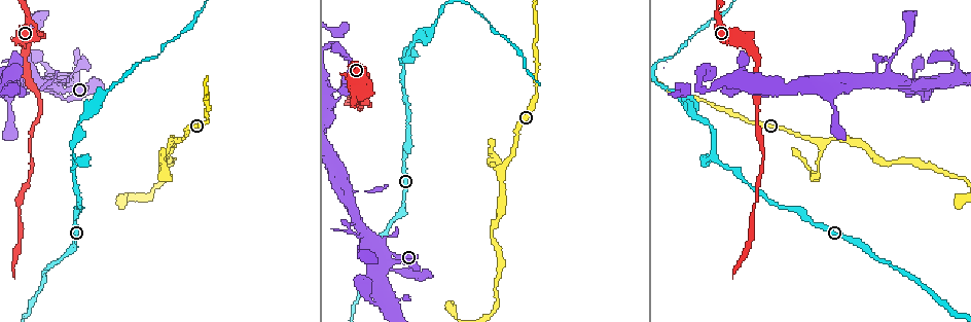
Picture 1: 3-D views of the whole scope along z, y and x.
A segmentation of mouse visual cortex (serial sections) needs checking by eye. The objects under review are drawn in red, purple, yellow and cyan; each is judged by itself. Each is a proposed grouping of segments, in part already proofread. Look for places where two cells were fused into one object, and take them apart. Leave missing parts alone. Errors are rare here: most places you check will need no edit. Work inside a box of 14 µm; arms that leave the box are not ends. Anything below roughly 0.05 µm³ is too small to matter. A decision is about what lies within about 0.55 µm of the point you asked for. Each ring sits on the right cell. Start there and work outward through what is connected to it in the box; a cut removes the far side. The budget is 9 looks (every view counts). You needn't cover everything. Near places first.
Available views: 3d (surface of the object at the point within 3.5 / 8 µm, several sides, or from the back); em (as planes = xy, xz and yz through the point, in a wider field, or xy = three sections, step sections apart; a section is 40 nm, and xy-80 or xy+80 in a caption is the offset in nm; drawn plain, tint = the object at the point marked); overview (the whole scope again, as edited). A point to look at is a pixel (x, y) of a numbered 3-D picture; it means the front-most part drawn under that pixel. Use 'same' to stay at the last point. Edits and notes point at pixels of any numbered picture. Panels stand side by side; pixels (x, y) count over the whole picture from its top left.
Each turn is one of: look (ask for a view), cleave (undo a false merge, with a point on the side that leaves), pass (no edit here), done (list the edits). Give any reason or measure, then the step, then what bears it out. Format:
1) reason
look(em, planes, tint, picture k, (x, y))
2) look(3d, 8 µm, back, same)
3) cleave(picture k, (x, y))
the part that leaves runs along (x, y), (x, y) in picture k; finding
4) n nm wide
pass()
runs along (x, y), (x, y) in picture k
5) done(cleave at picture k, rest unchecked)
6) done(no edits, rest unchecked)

sharp bend
look(3d, 3.5 µm, picture 1, (823, 139))

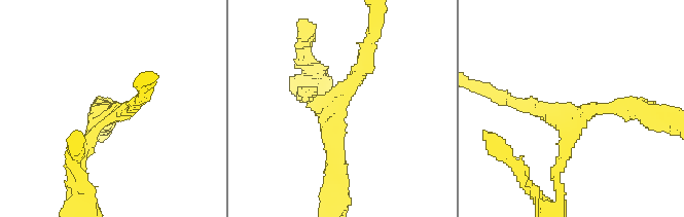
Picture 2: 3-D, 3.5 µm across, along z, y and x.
3 arms; arms of 200, 200, 200 nm
look(em, xy, step 1, tint, picture 2, (337, 105))

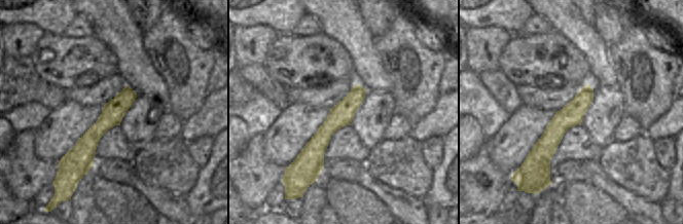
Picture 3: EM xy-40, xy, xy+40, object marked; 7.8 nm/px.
pass()
runs along (360, 88), (322, 136), (310, 172) in picture 3; all the same cell

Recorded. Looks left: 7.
abrupt turn
look(3d, 3.5 µm, picture 1, (964, 197))

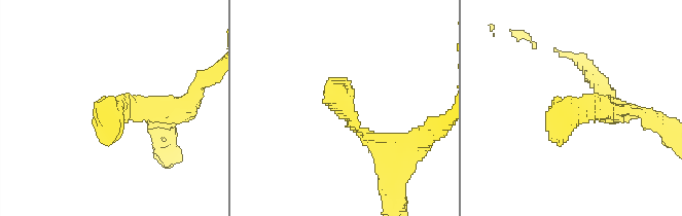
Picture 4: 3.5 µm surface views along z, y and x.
shape alone is not enough
look(em, planes, tint, picture 4, (568, 115))

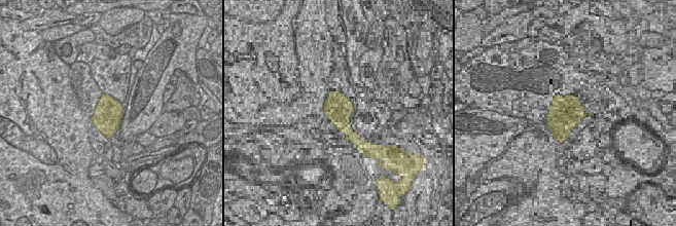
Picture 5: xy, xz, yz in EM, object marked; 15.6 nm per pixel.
pass()
runs along (388, 142), (359, 129), (333, 92) in picture 4; continuous, no second cell

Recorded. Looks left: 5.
a narrow waist
look(3d, 3.5 µm, picture 1, (54, 92))

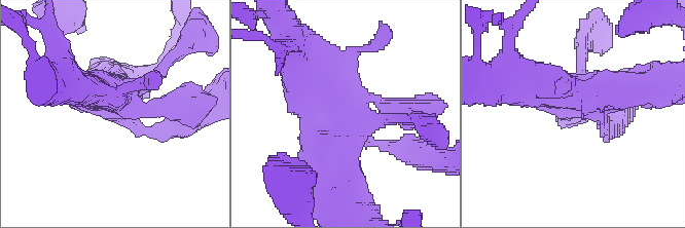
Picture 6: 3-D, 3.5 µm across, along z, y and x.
need the tissue
look(em, xy, step 5, tint, picture 6, (596, 110))

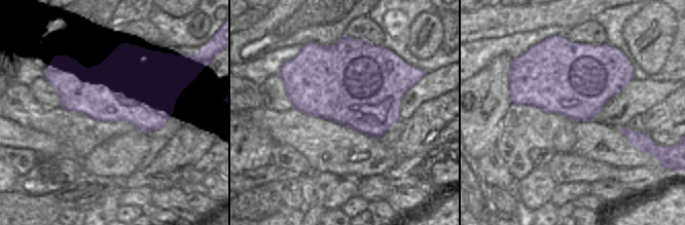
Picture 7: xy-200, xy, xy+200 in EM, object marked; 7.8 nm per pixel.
pass()
runs along (397, 109), (350, 98), (344, 175) in picture 6; one cell here

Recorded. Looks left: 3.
four or more arms meet
look(3d, 3.5 µm, picture 1, (347, 193))

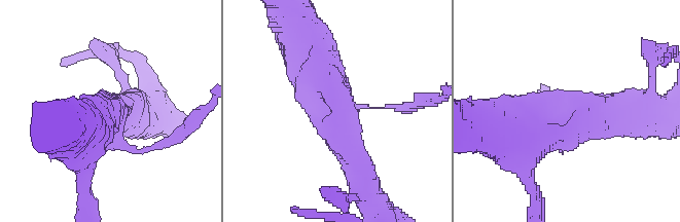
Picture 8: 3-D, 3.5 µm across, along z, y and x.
look(em, xy, step 1, tint, picture 8, (564, 111))

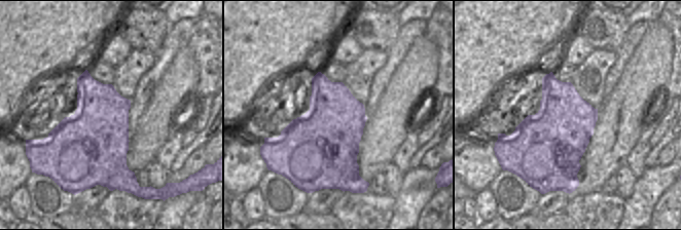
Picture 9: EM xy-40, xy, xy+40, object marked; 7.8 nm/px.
pass()
runs along (360, 173), (316, 52) in picture 8; continuous, no second cell

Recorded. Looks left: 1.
done(no edits, rest unchecked)

